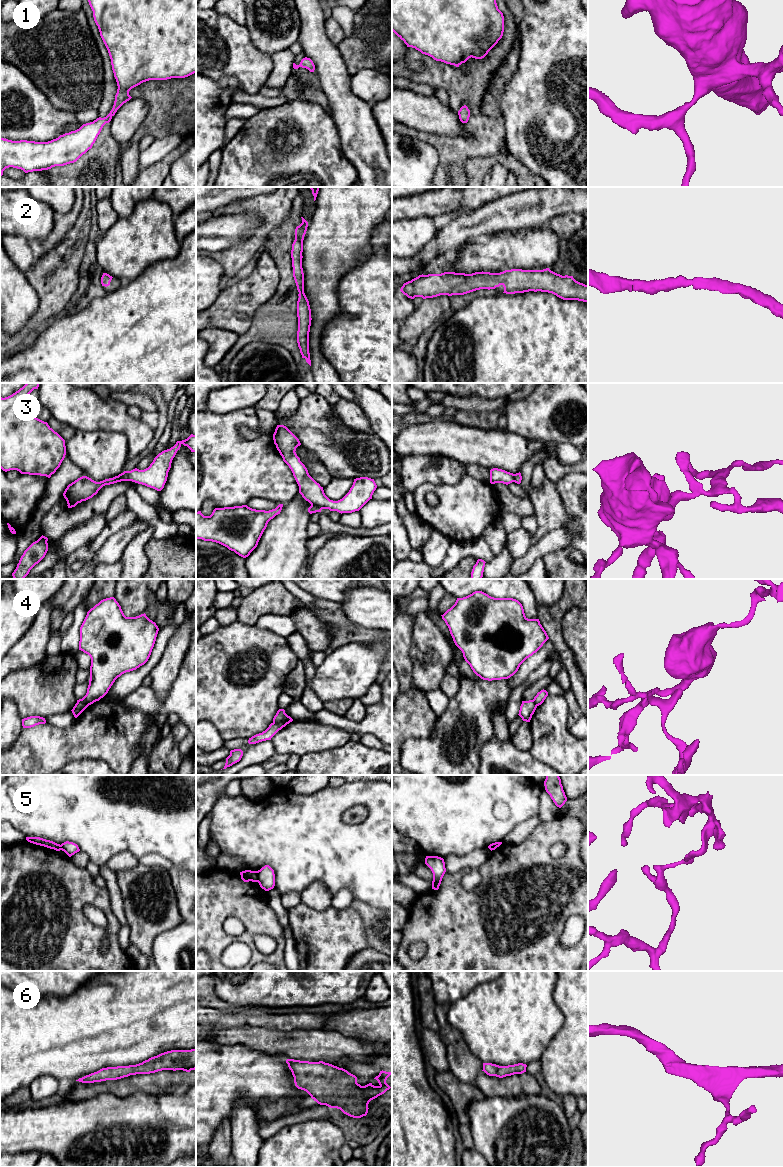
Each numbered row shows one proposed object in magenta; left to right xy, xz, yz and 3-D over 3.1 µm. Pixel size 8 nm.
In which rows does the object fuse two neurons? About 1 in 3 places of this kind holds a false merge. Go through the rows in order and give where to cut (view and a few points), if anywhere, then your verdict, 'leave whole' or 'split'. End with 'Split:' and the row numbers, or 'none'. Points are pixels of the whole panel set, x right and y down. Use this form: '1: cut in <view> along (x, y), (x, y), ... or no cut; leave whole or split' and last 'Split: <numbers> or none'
1: no cut; leave whole
2: no cut; leave whole
3: cut in xz along (311, 504), (321, 509); split
4: cut in xz along (288, 716), (279, 722), (273, 723); split
5: cut in xz along (256, 871), (258, 881); split
6: no cut; leave whole
Split: 3, 4, 5

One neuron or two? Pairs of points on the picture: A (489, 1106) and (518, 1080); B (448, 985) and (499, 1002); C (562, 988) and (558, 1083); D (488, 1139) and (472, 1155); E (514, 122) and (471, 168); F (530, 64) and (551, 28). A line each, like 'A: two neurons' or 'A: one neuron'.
A: two neurons
B: two neurons
C: one neuron
D: two neurons
E: two neurons
F: one neuron

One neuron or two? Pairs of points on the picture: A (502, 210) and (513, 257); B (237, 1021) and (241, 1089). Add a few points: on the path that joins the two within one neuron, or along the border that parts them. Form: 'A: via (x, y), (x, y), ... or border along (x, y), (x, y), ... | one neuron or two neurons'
A: border along (530, 227), (524, 230), (493, 232), (485, 239) | two neurons
B: border along (215, 1041), (221, 1044), (242, 1044), (260, 1051) | two neurons

